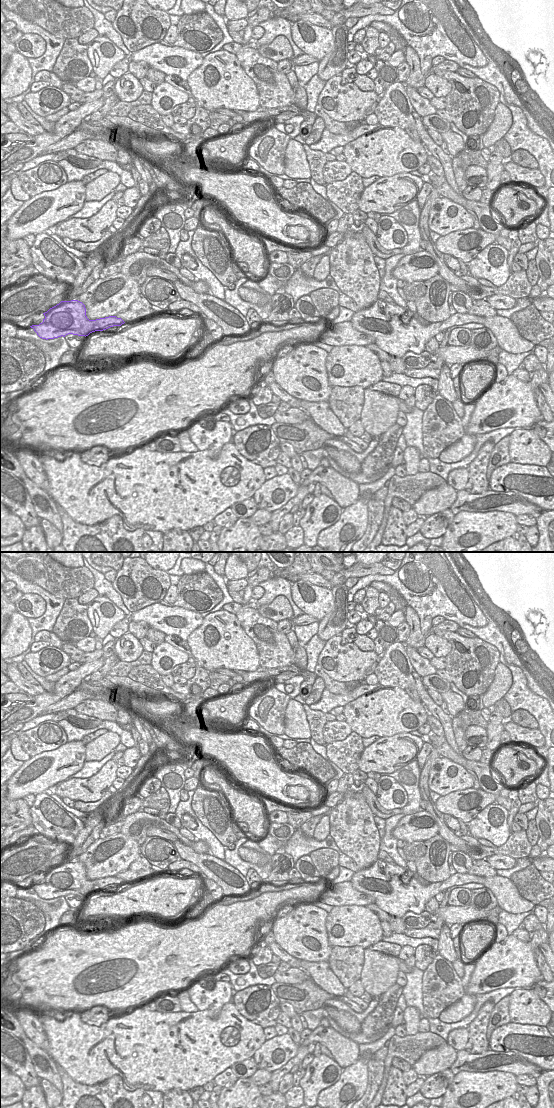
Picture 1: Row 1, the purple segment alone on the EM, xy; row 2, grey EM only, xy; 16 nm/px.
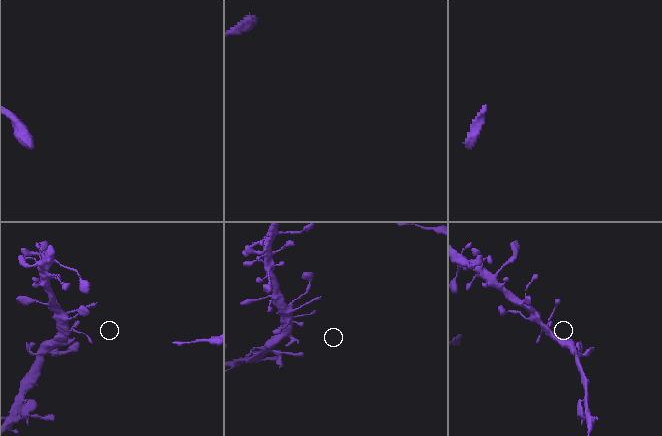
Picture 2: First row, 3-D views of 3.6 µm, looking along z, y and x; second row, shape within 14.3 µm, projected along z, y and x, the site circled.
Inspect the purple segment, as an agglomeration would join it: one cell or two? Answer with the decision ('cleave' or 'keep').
keep

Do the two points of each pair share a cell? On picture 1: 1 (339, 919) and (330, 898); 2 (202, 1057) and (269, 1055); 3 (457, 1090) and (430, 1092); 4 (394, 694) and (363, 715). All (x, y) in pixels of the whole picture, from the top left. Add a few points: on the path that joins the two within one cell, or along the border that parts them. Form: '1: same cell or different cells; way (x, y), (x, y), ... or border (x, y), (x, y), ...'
1: different cells; border (358, 905), (334, 906)
2: different cells; border (266, 1040), (252, 1056)
3: different cells; border (448, 1084), (442, 1095)
4: same cell; way (386, 702), (374, 714), (371, 714)

